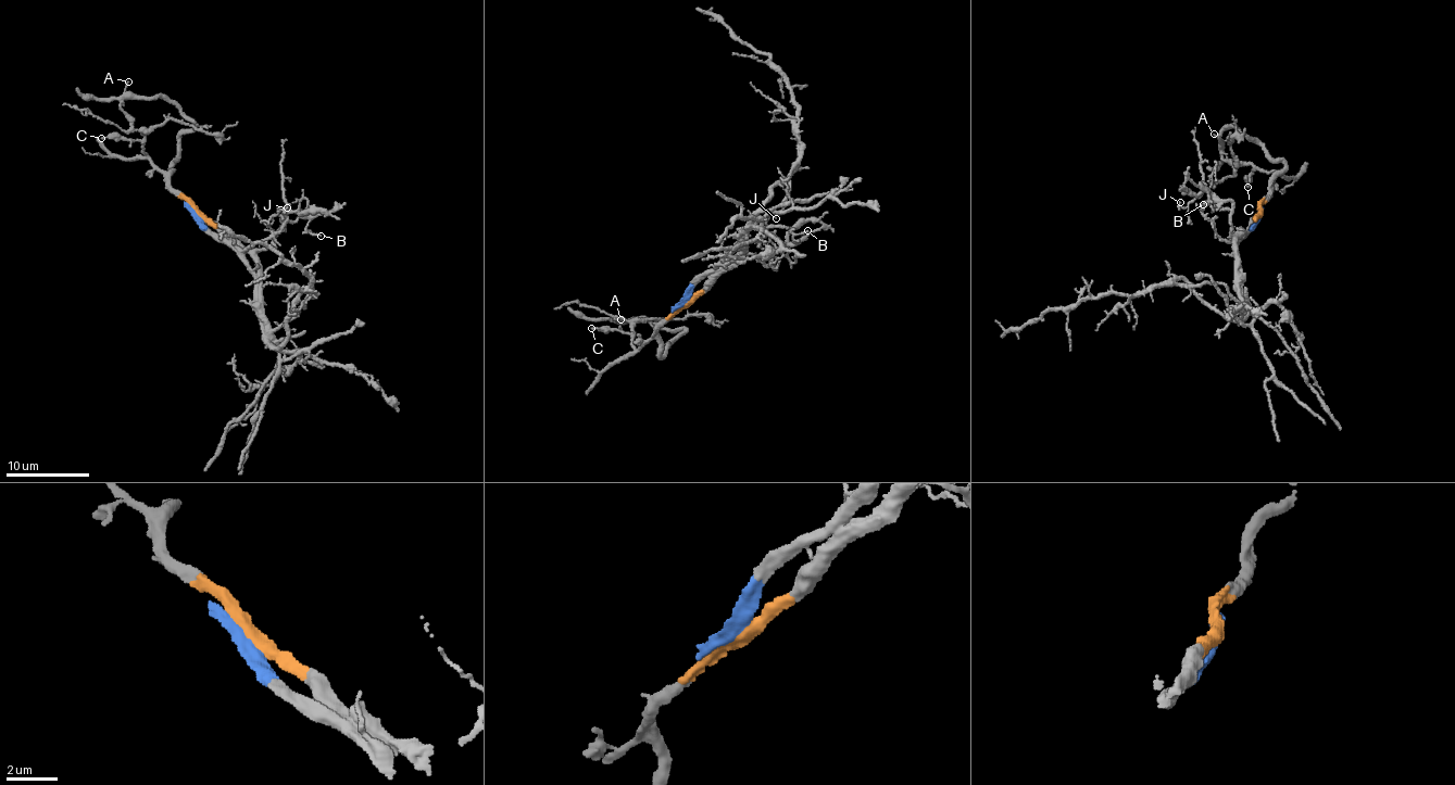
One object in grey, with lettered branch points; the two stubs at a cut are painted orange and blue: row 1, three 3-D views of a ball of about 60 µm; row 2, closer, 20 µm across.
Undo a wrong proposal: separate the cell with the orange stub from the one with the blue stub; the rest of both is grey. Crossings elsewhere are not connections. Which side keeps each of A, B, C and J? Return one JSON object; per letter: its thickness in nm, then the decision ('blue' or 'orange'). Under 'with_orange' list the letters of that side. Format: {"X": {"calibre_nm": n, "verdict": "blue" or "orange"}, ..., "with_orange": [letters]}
{"A": {"calibre_nm": 100, "verdict": "orange"}, "B": {"calibre_nm": 130, "verdict": "blue"}, "C": {"calibre_nm": 150, "verdict": "orange"}, "J": {"calibre_nm": 190, "verdict": "orange"}, "with_orange": ["A", "C", "J"]}

